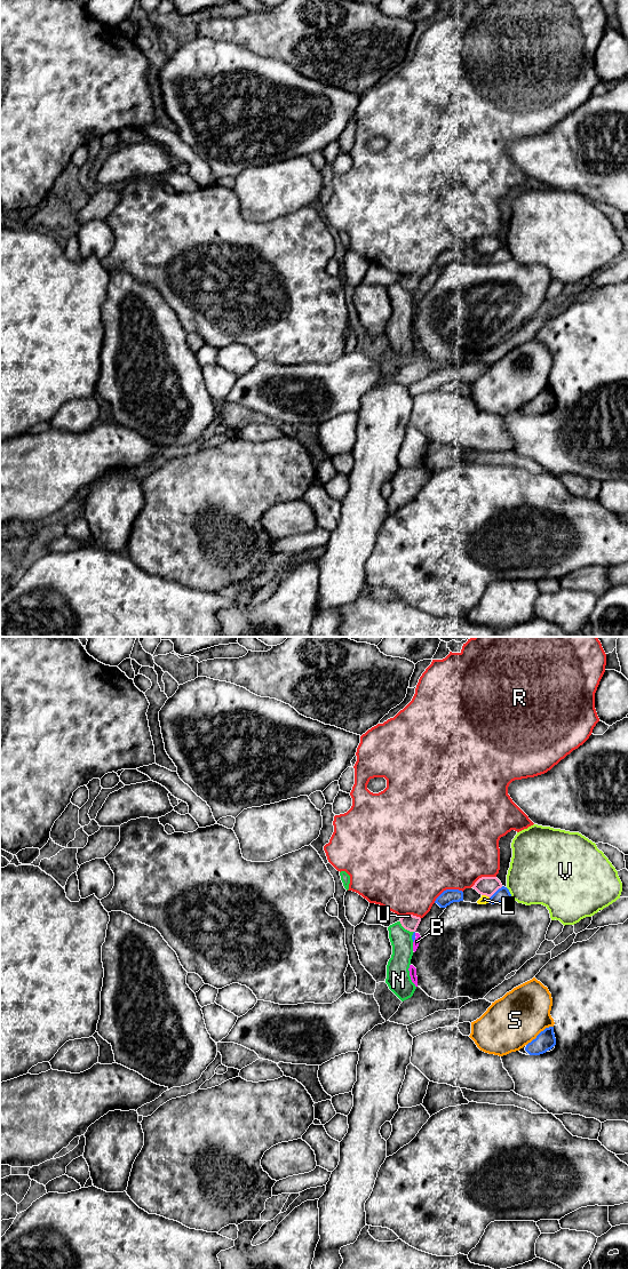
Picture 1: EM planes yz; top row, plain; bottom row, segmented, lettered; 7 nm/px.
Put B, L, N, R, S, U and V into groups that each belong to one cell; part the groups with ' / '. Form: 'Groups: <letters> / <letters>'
Groups: B / L / N / R / S / U / V

